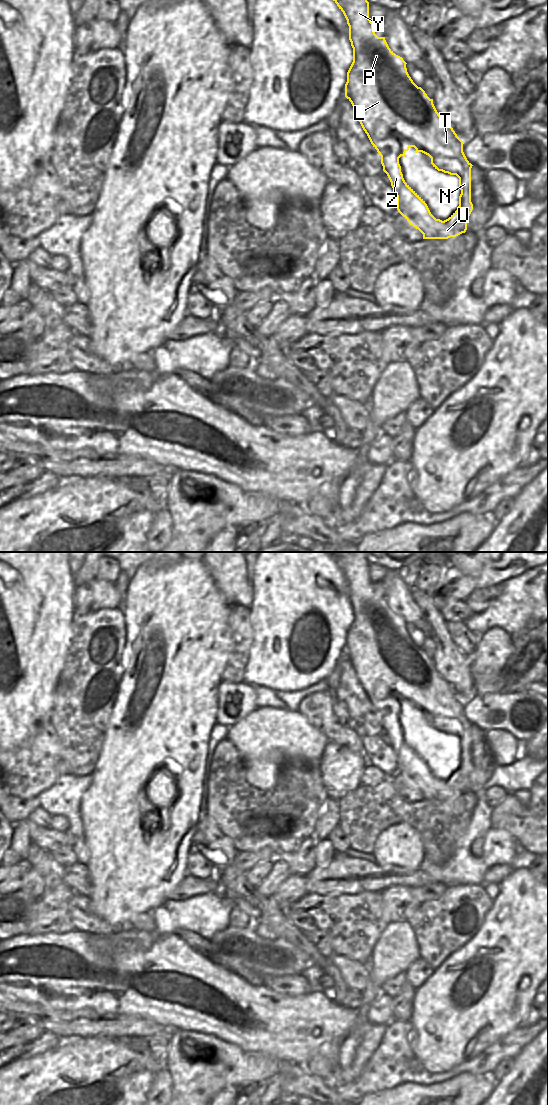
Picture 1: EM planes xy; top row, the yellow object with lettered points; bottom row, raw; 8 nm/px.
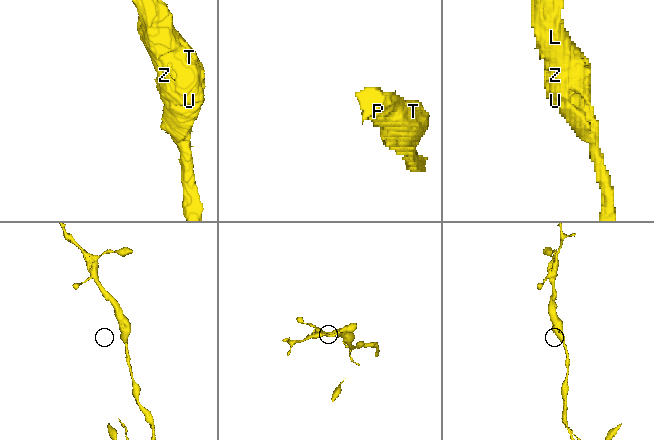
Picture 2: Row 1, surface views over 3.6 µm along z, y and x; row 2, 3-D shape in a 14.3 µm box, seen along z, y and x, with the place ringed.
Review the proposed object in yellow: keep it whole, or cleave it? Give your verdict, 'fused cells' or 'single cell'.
single cell

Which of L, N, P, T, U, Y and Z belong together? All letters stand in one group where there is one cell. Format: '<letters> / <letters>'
L N P T U Y Z

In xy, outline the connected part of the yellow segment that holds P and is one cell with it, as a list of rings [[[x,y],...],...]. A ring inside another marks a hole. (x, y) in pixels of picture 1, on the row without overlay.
[[[325,552],[343,572],[349,586],[349,600],[353,608],[353,622],[347,632],[345,657],[351,662],[357,678],[371,704],[381,716],[383,731],[387,734],[397,756],[397,770],[423,794],[423,799],[448,799],[467,790],[467,780],[473,770],[471,762],[471,728],[463,712],[462,701],[451,685],[437,672],[433,659],[418,647],[409,636],[406,622],[388,606],[385,597],[378,597],[369,578],[369,562],[365,552]],[[410,707],[431,718],[438,731],[459,738],[459,766],[446,780],[436,779],[425,761],[405,742],[399,718],[405,717]]]

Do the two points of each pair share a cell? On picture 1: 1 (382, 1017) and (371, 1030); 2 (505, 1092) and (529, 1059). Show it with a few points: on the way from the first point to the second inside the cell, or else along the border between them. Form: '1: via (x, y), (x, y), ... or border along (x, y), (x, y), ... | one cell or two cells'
1: border along (369, 1022), (386, 1025) | two cells
2: via (514, 1085), (529, 1068) | one cell

